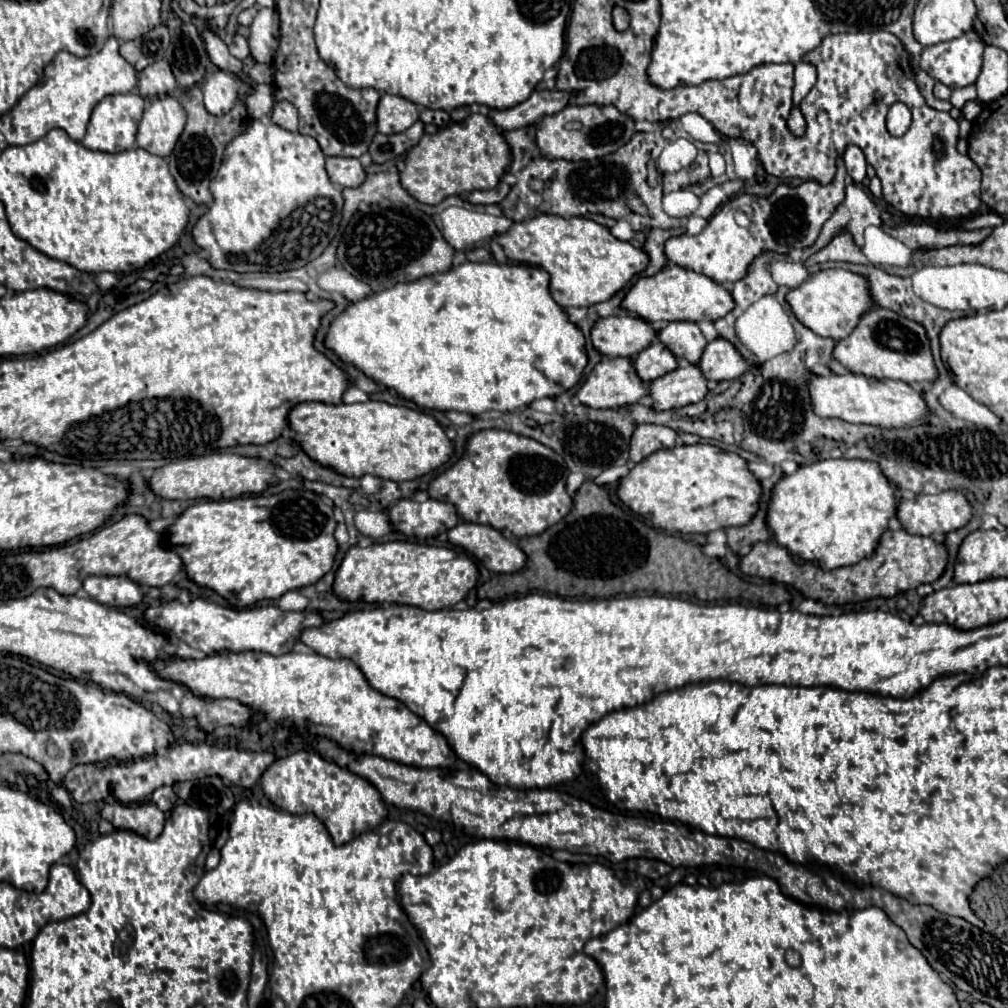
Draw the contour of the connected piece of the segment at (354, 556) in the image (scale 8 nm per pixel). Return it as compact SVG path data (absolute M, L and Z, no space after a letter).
M393 541L393 543L373 543L369 547L351 547L339 569L335 571L333 581L333 593L341 601L363 601L363 603L401 603L401 605L413 605L425 611L439 611L445 607L451 607L467 597L469 589L475 587L479 579L477 565L461 551L449 549L449 547L427 547L419 543L405 543L405 541Z

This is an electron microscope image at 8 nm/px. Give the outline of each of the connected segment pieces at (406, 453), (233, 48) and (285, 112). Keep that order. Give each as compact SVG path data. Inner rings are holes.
M383 401L353 405L297 403L287 415L287 425L295 431L293 439L309 459L347 477L375 475L379 479L411 481L441 467L453 453L453 443L431 415Z
M235 35L235 39L233 39L233 43L229 45L229 51L231 51L231 55L235 55L237 59L245 59L245 57L249 57L249 45L247 45L247 39L245 37L241 37L241 35Z
M279 101L273 105L271 121L287 131L297 131L297 109L289 101Z

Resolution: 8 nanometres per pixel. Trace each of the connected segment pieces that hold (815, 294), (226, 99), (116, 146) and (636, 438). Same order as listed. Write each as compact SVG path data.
M825 269L819 273L813 273L805 283L791 289L785 295L785 301L791 305L793 315L813 333L821 337L831 337L839 341L841 337L847 337L857 321L861 319L861 313L875 307L869 297L867 279L863 275L845 271L845 269Z
M217 71L203 83L205 107L211 115L227 113L239 97L239 79L233 73Z
M135 93L107 95L105 99L101 99L95 105L95 109L91 113L91 121L87 125L87 135L81 143L87 149L107 151L107 153L119 153L119 151L125 151L125 149L133 149L135 147L137 125L139 125L139 119L143 115L143 107L145 107L145 101Z
M651 423L637 425L629 443L629 459L633 463L639 463L657 449L673 447L675 439L677 433L665 425L651 425Z

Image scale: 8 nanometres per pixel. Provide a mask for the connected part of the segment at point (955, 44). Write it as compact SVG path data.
M967 31L957 39L923 47L921 69L925 73L929 73L935 81L941 81L951 89L965 87L965 85L975 83L977 81L977 73L981 73L981 53L983 53L983 49L985 49L985 43L977 37L977 33L975 31Z

